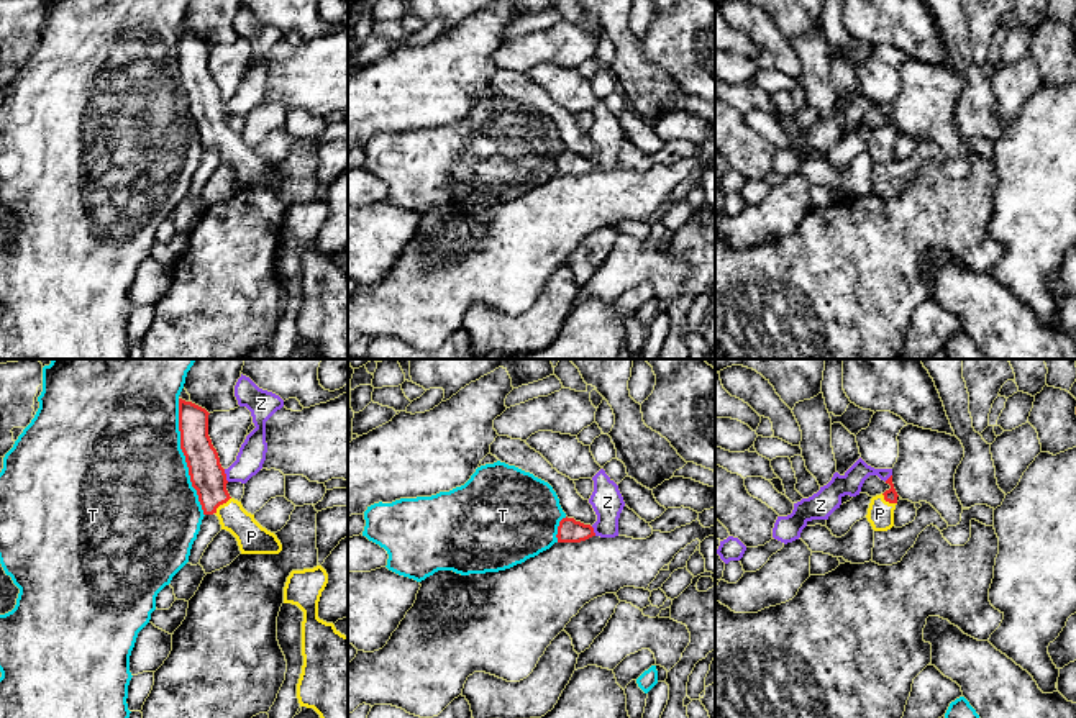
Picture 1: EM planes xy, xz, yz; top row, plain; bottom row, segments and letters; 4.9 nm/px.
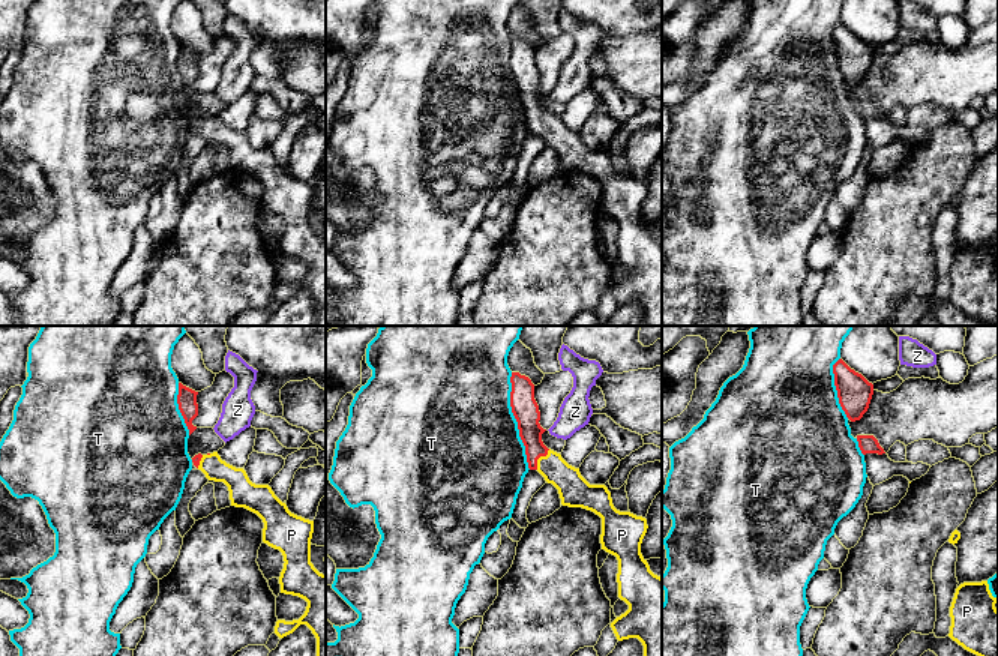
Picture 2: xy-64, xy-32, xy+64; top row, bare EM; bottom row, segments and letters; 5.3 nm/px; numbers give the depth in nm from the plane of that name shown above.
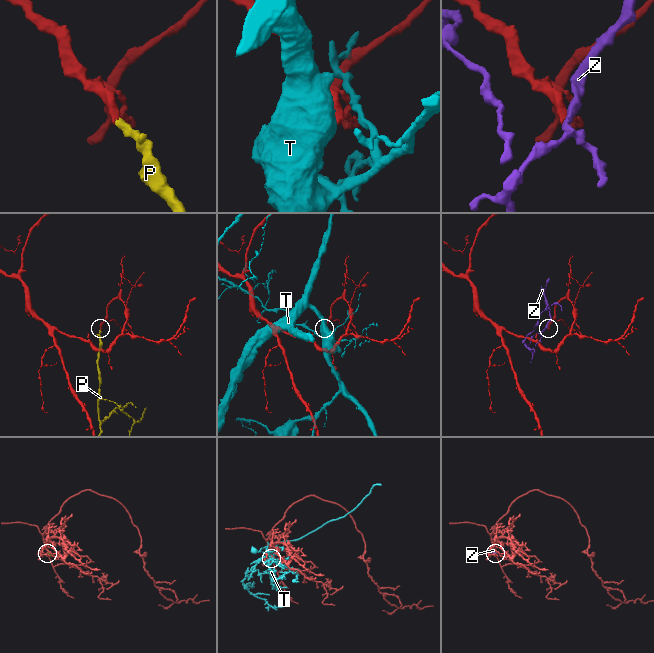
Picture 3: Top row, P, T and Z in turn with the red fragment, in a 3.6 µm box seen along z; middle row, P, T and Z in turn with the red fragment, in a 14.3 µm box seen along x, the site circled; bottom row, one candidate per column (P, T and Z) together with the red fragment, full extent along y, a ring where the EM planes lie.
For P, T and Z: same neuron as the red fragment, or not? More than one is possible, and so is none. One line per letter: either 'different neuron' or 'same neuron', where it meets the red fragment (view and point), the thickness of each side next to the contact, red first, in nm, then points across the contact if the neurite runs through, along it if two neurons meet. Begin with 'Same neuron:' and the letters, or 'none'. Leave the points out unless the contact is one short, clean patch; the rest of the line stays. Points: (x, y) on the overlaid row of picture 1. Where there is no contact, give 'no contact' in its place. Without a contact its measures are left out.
Same neuron: P
P: same neuron | xy (220, 504) | 170/150 nm | across xy (207, 476), (212, 495), (220, 504), (251, 536)
T: different neuron | xy (186, 458) | 170/480 nm
Z: different neuron | xy (225, 476) | 170/140 nm | along xy (223, 469), (228, 481)

